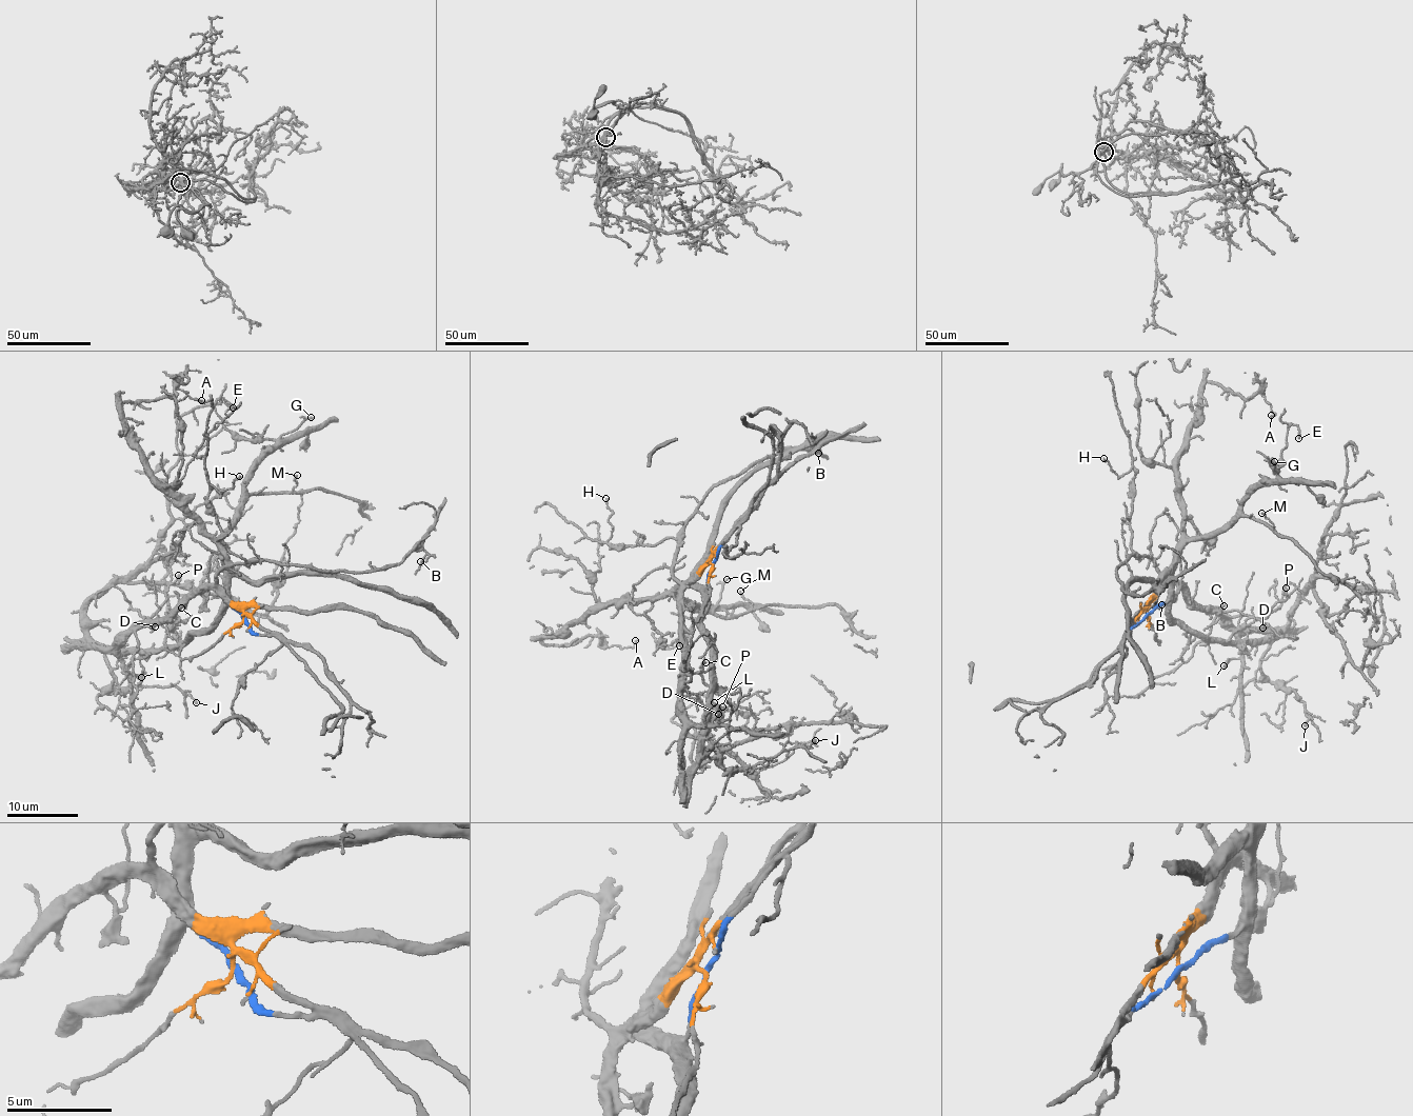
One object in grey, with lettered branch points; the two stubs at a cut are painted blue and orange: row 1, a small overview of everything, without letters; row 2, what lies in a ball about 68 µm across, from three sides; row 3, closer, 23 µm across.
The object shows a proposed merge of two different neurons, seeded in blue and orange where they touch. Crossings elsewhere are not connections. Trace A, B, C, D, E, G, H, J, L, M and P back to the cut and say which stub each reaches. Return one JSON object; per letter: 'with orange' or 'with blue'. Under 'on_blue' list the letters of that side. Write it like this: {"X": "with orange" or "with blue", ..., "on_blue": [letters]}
{"A": "with blue", "B": "with orange", "C": "with orange", "D": "with orange", "E": "with blue", "G": "with blue", "H": "with orange", "J": "with blue", "L": "with orange", "M": "with blue", "P": "with orange", "on_blue": ["A", "E", "G", "J", "M"]}

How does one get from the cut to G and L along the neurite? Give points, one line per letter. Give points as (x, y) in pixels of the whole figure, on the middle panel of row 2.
G: (713, 563), (705, 585), (691, 581), (678, 592), (681, 597), (697, 610), (702, 604), (715, 608), (727, 578)
L: (713, 563), (681, 591), (684, 640), (681, 703), (687, 718), (703, 728), (704, 715), (714, 702)

